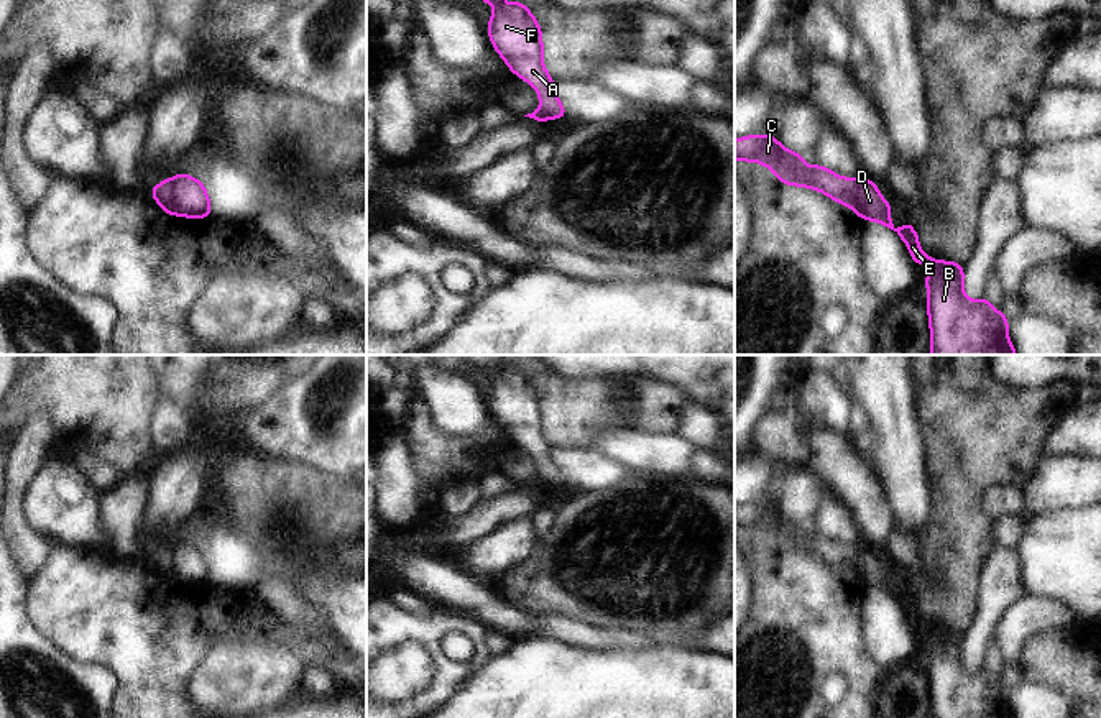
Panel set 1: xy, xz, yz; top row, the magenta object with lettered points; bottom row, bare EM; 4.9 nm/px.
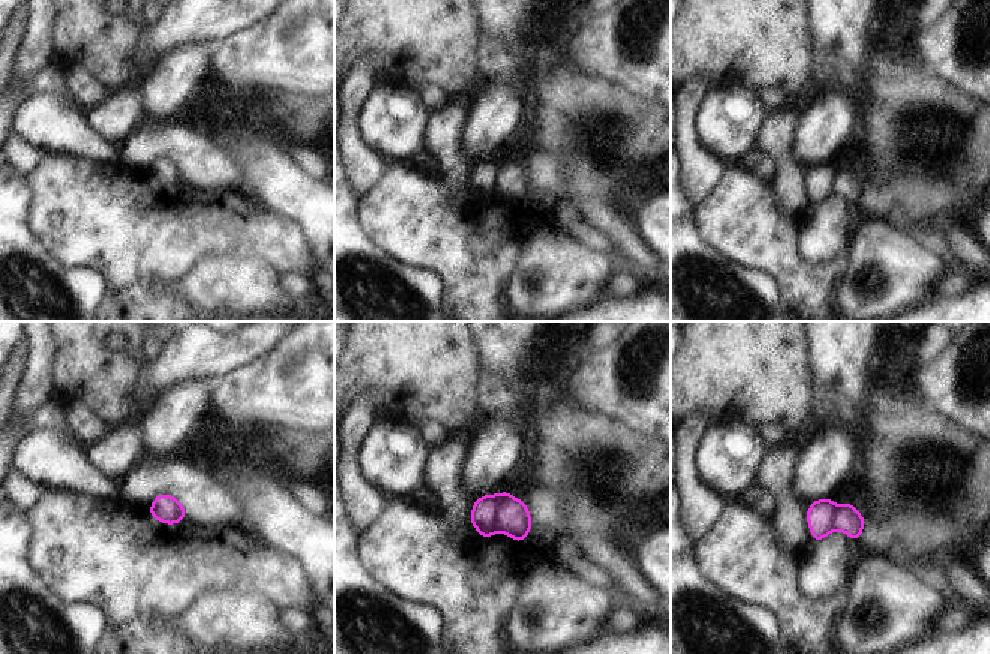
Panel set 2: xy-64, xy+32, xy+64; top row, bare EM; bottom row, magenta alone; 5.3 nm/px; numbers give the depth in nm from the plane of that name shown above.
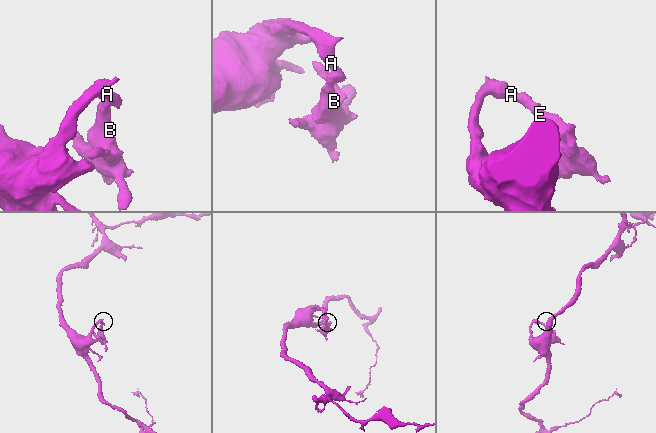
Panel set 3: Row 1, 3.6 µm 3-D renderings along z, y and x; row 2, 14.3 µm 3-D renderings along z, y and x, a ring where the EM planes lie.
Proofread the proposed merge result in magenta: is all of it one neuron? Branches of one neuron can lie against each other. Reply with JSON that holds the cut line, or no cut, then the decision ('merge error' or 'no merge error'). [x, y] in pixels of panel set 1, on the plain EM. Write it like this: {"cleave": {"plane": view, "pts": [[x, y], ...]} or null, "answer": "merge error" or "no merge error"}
{"cleave": {"plane": "xy", "pts": [[171, 546], [175, 552], [175, 580]]}, "answer": "merge error"}

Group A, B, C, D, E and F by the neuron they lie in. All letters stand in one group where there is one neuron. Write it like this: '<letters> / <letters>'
A C F / B D E

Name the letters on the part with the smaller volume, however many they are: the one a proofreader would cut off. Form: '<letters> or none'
B, D, E

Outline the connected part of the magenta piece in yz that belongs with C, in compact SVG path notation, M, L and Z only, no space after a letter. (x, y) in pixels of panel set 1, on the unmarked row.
M749 503L735 508L735 529L761 531L787 554L817 557L830 567L856 577L855 560L859 545L840 545L820 532L808 536L802 522L789 519L771 503Z

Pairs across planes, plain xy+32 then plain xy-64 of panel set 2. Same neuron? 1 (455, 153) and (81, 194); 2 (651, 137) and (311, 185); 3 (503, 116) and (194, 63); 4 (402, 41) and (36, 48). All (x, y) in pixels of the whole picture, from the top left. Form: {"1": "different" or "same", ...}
{"1": "different", "2": "different", "3": "same", "4": "different"}

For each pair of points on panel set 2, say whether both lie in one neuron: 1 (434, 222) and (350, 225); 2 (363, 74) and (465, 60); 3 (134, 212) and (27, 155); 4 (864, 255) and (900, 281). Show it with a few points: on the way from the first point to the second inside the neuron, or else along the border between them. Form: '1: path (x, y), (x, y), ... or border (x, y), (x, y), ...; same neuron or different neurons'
1: border (362, 200), (362, 222), (366, 231), (387, 251); different neurons
2: border (368, 51), (378, 56), (381, 83); different neurons
3: border (48, 155), (29, 177); different neurons
4: path (873, 255), (891, 272); same neuron

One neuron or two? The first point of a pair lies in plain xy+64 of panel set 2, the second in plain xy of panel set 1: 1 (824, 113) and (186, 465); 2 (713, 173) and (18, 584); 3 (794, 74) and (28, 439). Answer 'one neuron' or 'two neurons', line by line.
1: one neuron
2: two neurons
3: two neurons

